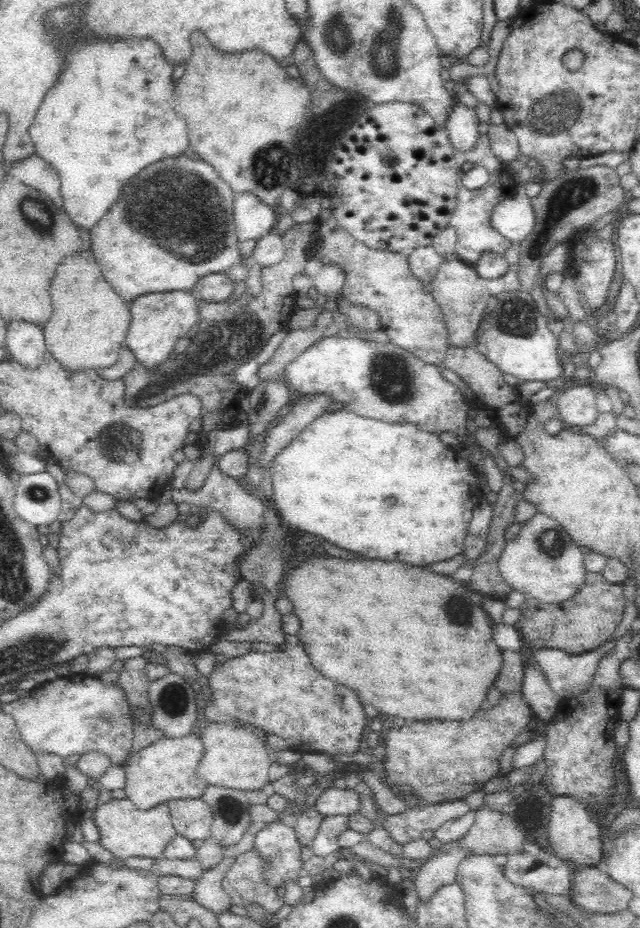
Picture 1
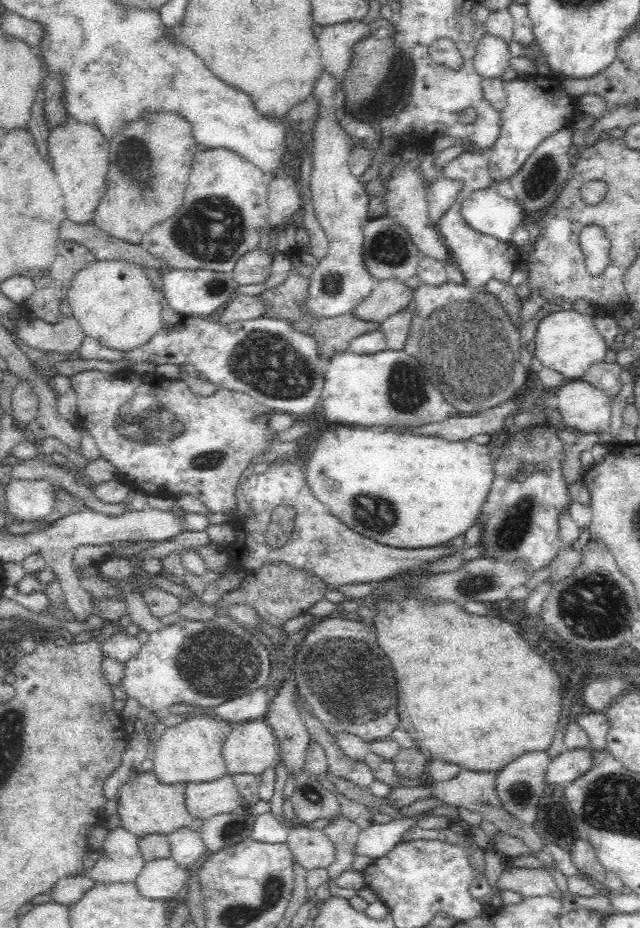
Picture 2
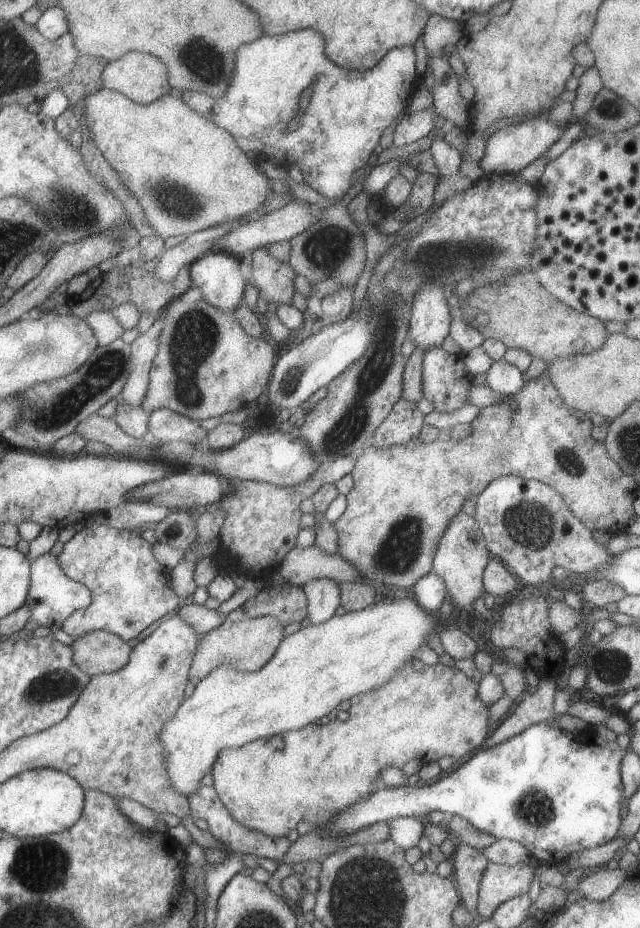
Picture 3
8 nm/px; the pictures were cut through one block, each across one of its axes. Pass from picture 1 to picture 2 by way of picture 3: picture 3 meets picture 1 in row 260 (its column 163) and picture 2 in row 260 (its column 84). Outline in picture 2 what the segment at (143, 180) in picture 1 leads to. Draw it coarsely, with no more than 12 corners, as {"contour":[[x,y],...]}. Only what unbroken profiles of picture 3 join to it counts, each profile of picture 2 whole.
{"contour":[[126,261],[87,264],[67,303],[85,336],[130,354],[163,329]]}

